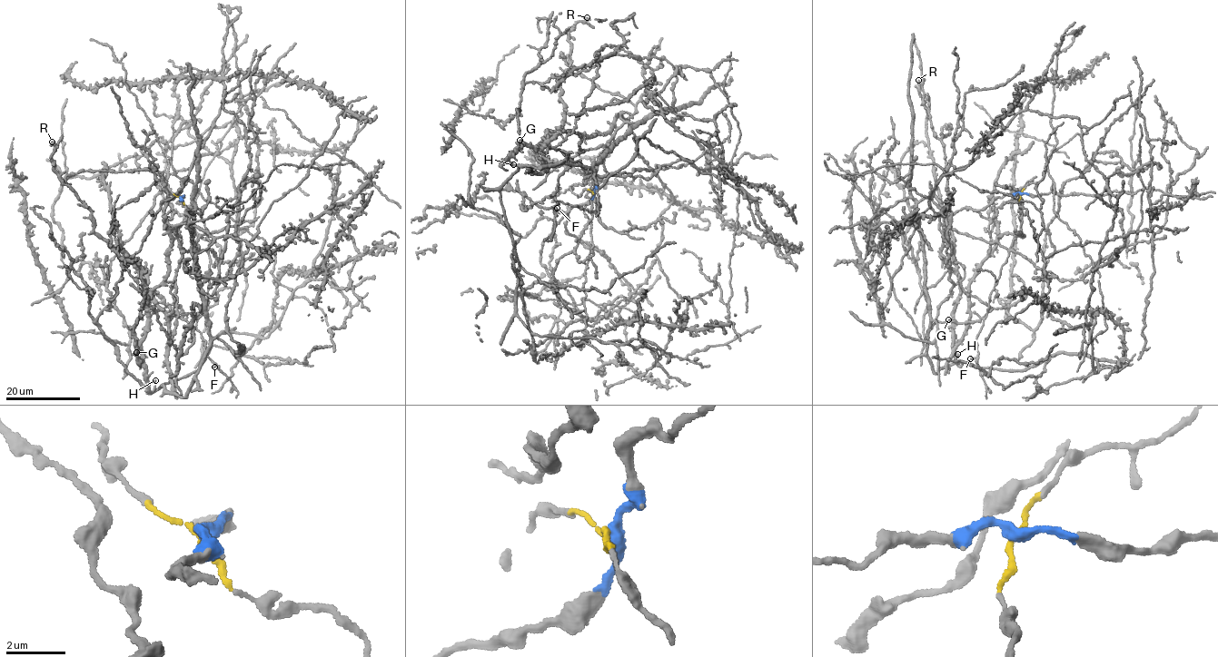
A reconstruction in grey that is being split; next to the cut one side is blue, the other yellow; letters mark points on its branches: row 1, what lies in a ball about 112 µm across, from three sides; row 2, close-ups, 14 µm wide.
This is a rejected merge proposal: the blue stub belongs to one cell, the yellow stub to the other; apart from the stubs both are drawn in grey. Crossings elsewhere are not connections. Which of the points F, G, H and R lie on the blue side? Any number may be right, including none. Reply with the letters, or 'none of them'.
G, H, R

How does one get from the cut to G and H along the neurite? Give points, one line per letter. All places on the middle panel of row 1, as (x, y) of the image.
G: (593, 191), (597, 181), (608, 174), (603, 152), (613, 136), (562, 132), (536, 151), (521, 146), (519, 140)
H: (593, 191), (608, 174), (609, 133), (562, 132), (536, 151), (513, 149), (513, 165)

